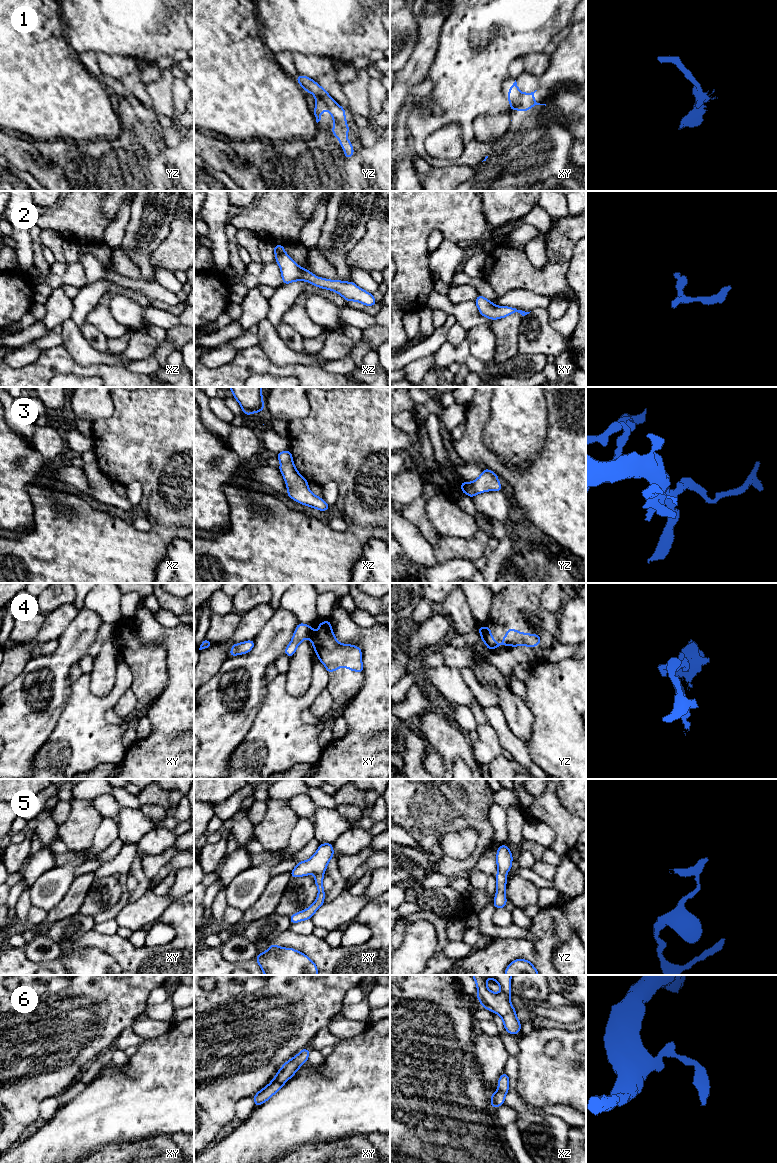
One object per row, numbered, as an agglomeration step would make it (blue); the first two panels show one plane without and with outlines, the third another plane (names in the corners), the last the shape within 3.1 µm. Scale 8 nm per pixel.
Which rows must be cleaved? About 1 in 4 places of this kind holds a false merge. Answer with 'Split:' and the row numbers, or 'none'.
Split: 1, 4

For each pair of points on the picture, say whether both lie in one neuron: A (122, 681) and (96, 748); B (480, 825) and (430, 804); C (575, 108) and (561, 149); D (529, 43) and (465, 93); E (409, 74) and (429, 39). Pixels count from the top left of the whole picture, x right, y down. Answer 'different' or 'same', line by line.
A: same
B: same
C: different
D: same
E: same

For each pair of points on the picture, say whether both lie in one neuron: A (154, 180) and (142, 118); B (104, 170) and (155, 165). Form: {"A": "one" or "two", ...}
{"A": "one", "B": "one"}

